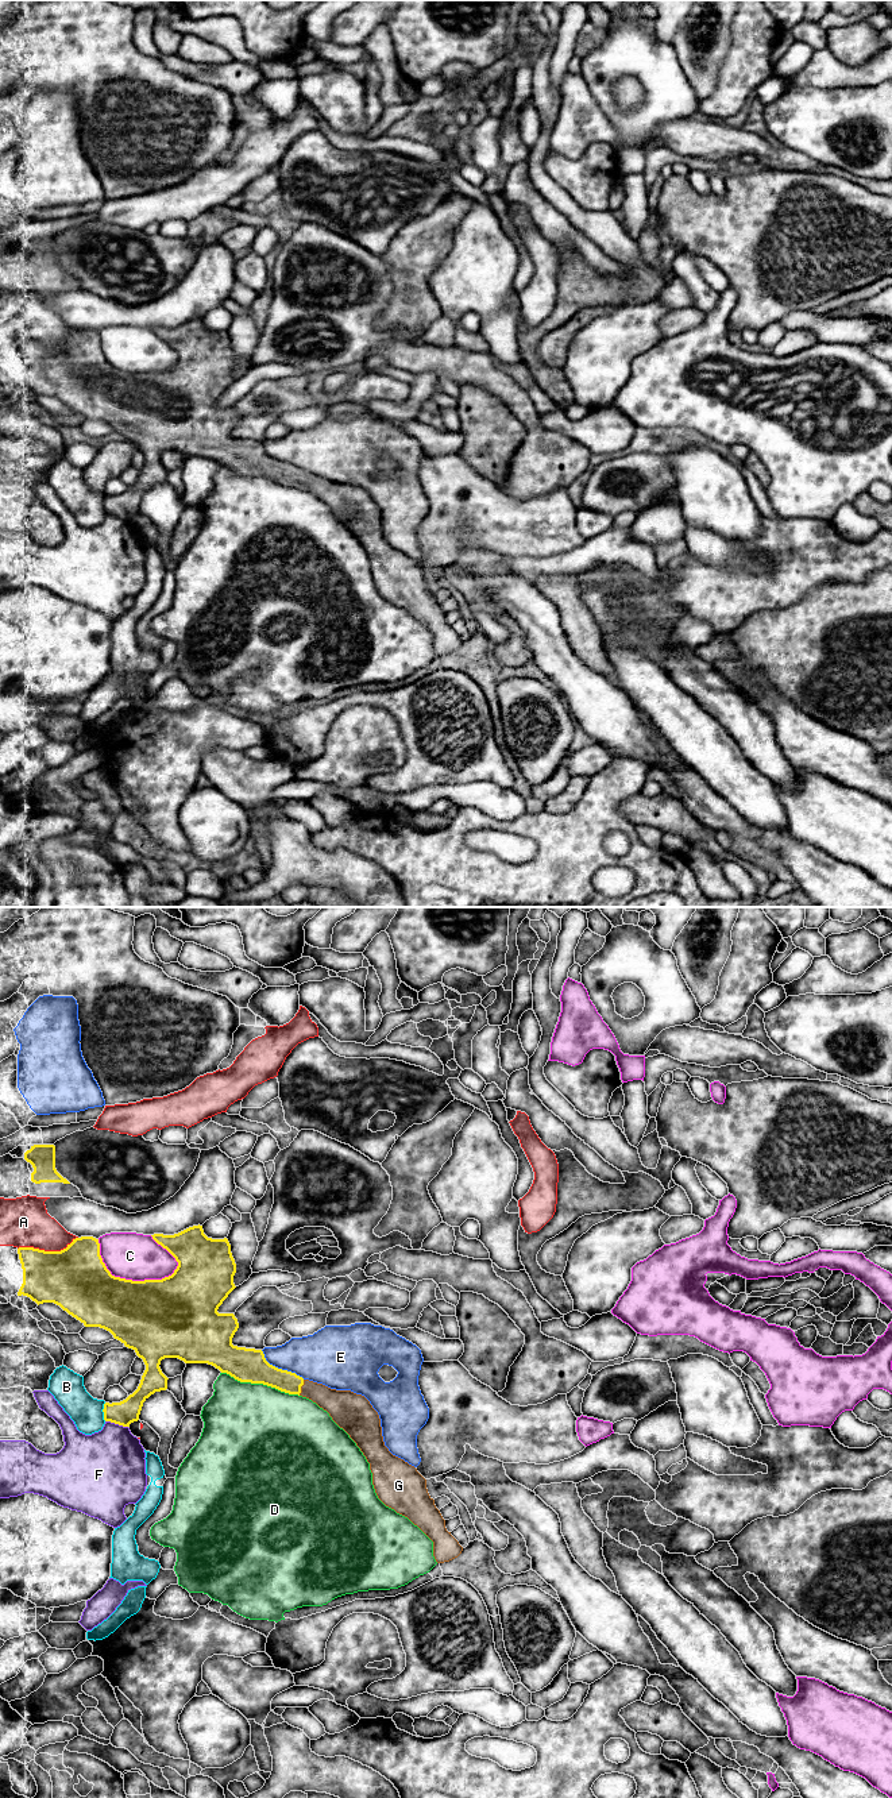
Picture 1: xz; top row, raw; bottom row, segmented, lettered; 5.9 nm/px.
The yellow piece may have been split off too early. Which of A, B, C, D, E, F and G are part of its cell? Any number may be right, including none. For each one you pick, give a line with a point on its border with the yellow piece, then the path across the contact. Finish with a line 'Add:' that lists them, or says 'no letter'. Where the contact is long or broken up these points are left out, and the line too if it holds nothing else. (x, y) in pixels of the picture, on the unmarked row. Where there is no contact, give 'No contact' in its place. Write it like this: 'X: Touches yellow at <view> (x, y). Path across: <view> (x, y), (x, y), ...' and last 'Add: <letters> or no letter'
G: Touches yellow at xz (300, 481)
Add: G

